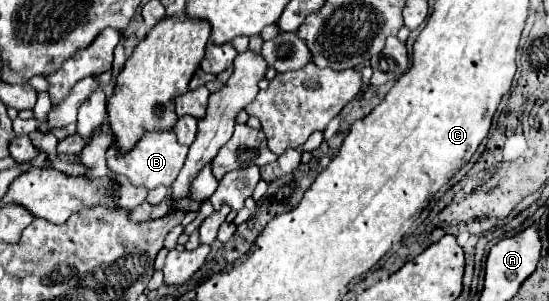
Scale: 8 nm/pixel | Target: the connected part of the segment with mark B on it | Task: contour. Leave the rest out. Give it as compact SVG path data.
M148 132L140 144L136 144L134 150L130 150L126 156L112 156L108 158L108 168L118 174L126 176L134 186L144 186L146 190L152 190L156 186L172 186L178 172L184 166L188 148L178 144L174 132Z

